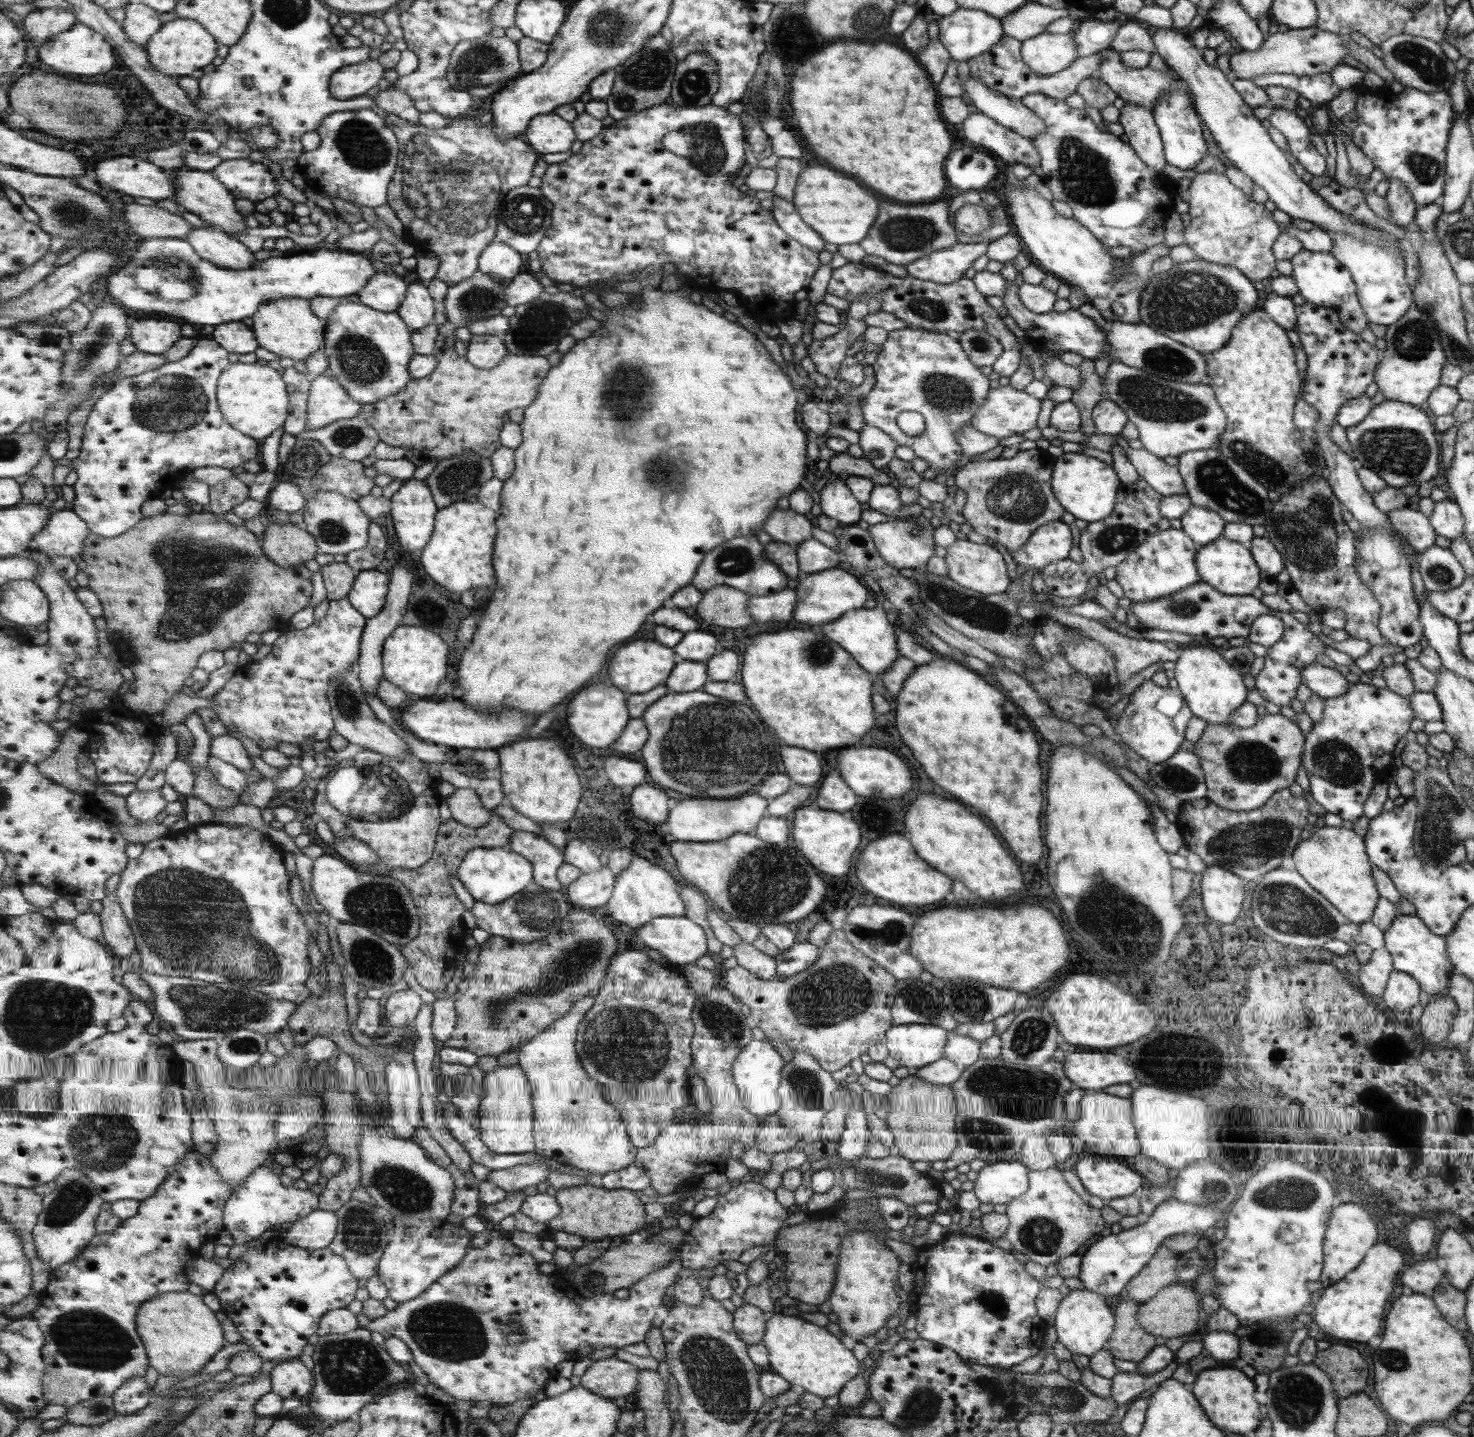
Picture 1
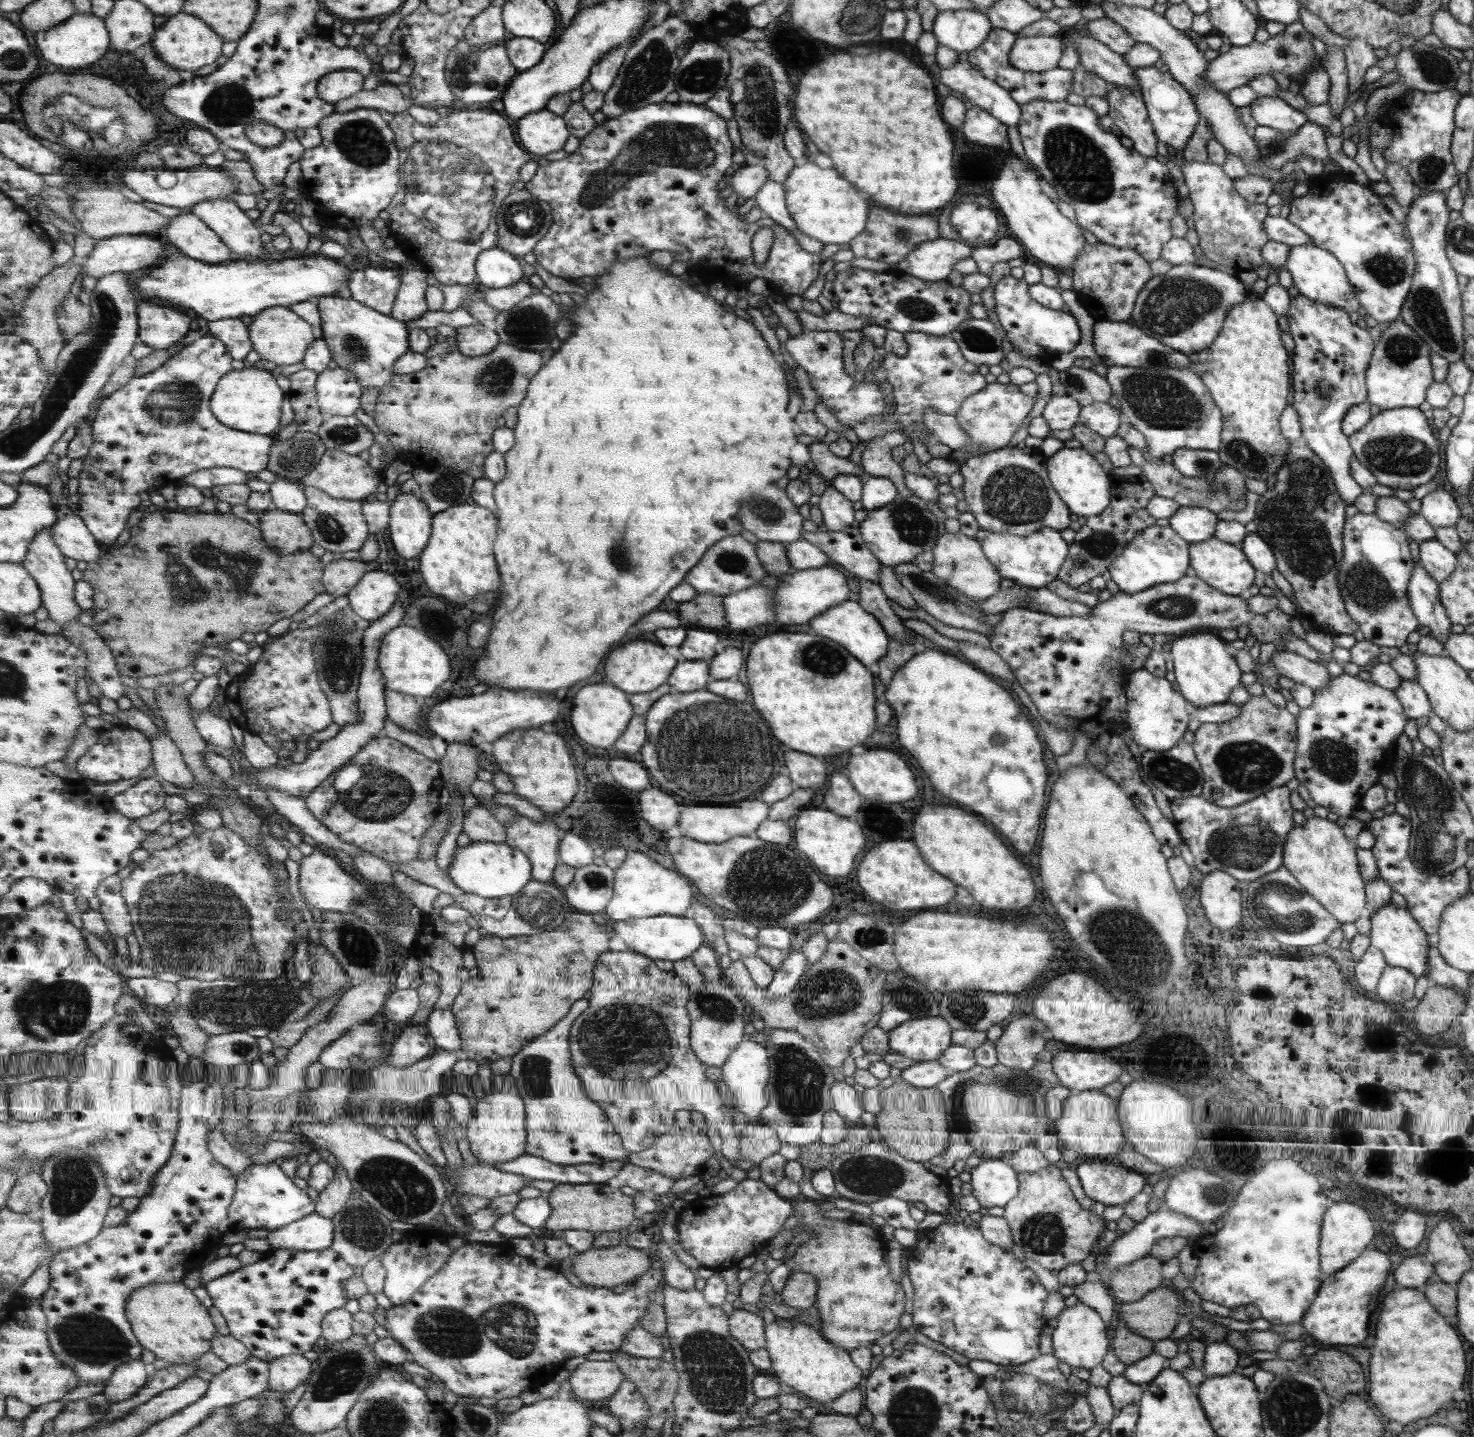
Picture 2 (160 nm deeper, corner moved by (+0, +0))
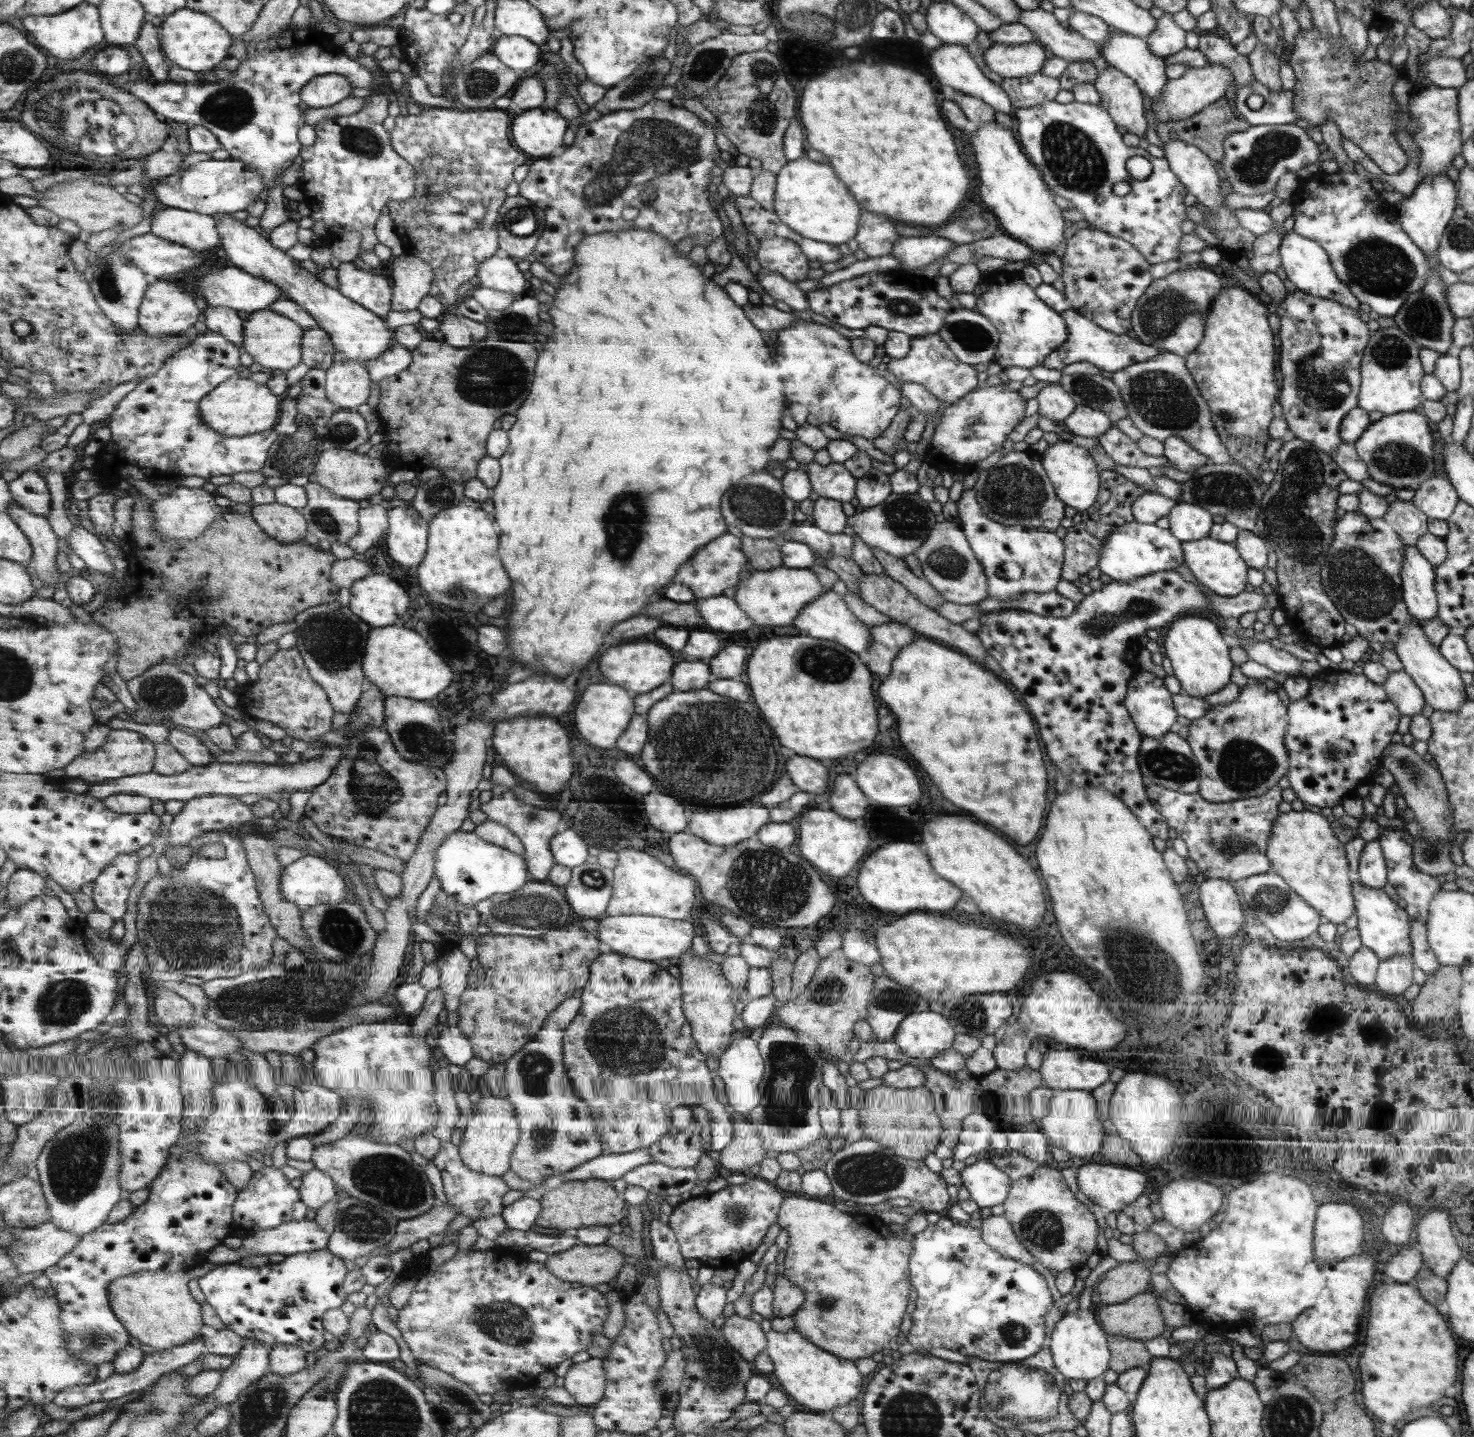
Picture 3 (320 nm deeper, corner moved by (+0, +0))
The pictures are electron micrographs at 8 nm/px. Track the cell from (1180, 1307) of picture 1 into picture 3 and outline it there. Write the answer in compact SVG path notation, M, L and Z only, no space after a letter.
M1150 1292L1133 1295L1121 1304L1102 1305L1097 1317L1099 1325L1107 1336L1122 1336L1129 1340L1146 1341L1154 1336L1161 1335L1163 1329L1162 1313L1159 1312L1156 1297Z

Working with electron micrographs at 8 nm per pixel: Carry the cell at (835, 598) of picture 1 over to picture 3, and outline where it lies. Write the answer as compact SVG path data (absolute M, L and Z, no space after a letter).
M781 564L769 571L747 571L734 590L732 599L736 600L739 610L747 615L753 626L787 626L794 622L801 607L816 599L827 588L819 584L810 570L786 568Z

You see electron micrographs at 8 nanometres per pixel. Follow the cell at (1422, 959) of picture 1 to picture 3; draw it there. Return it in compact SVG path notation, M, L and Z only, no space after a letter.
M1359 881L1350 884L1354 899L1354 914L1357 917L1358 935L1360 944L1371 950L1382 961L1388 956L1410 954L1409 920L1405 910L1399 910L1397 903L1383 890L1375 890Z

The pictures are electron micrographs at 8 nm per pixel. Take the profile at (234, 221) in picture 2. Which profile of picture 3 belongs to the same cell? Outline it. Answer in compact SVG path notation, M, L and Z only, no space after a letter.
M217 215L216 219L221 236L221 254L245 272L276 284L285 297L305 308L317 320L318 325L330 334L335 348L343 353L344 359L365 364L377 360L385 349L391 348L395 330L387 328L382 317L345 296L339 288L324 284L317 274L299 266L299 261L287 251L275 247L254 227L247 226L245 221L234 220L230 215Z

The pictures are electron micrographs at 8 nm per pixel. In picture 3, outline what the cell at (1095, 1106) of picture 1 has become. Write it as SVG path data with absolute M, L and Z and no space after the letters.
M1056 1091L1053 1098L1049 1100L1049 1110L1047 1116L1039 1120L1040 1131L1045 1135L1050 1147L1061 1148L1070 1156L1075 1156L1073 1160L1081 1156L1097 1156L1101 1151L1102 1140L1105 1133L1101 1122L1095 1117L1095 1099L1090 1091Z

